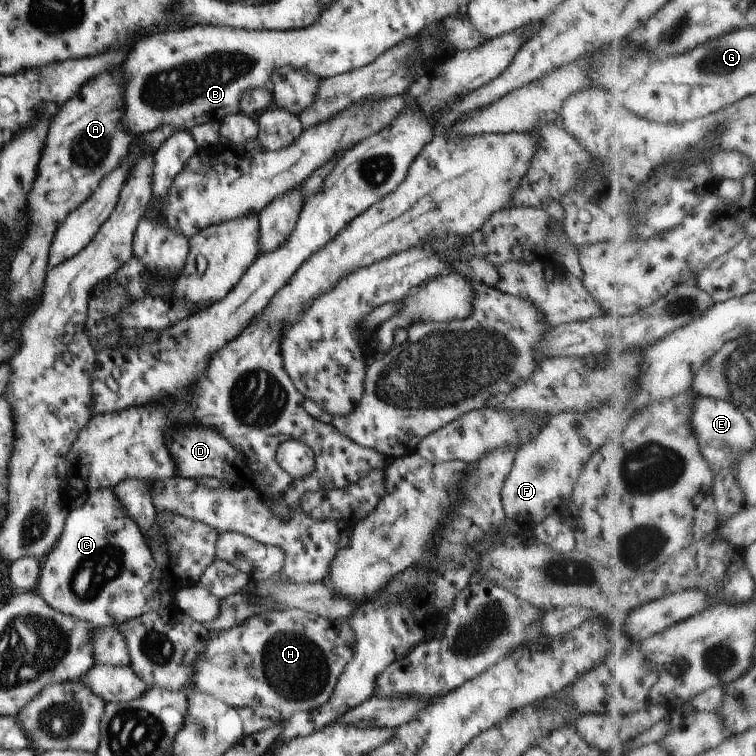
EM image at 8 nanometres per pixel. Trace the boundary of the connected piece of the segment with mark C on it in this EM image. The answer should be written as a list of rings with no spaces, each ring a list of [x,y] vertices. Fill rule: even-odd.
[[[100,487],[96,492],[87,494],[87,496],[87,500],[84,500],[84,503],[80,507],[72,508],[67,513],[57,542],[53,545],[53,548],[43,556],[43,559],[39,564],[38,575],[33,590],[47,603],[47,606],[51,607],[51,610],[55,610],[55,612],[61,613],[62,615],[77,618],[77,620],[91,622],[91,624],[95,624],[97,627],[115,627],[124,623],[126,620],[138,617],[143,613],[160,611],[167,605],[172,604],[173,596],[164,593],[161,588],[159,582],[159,579],[161,578],[159,574],[161,571],[158,569],[148,546],[145,544],[139,527],[136,525],[136,522],[133,522],[132,518],[129,518],[128,515],[123,512],[122,506],[113,494],[113,490]]]

